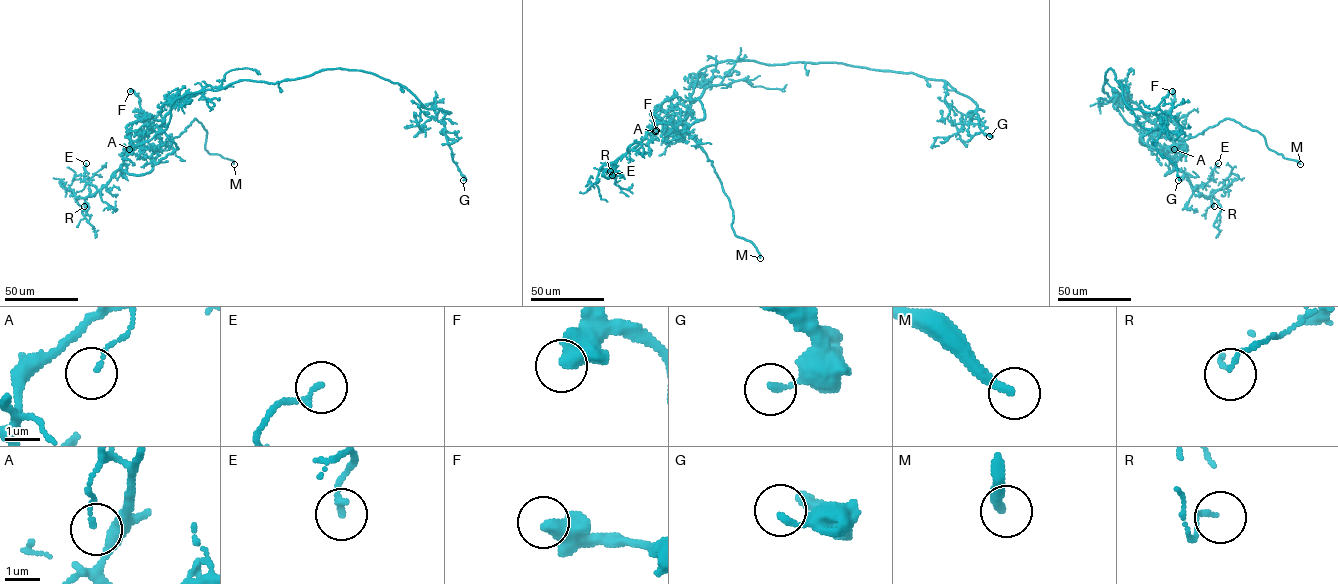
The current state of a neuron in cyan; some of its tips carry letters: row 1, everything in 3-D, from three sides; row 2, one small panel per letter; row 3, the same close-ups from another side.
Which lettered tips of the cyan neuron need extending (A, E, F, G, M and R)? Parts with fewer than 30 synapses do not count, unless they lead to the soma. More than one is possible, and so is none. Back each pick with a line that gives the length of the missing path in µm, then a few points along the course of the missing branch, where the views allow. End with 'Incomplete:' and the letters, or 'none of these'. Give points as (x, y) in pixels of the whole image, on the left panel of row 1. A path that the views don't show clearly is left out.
M: missing 25 µm; course (234, 164), (234, 151), (225, 139)
Incomplete: M

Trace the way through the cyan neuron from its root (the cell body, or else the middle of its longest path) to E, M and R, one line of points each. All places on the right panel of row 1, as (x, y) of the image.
E: (1105, 83), (1103, 91), (1142, 140), (1175, 164), (1165, 175), (1180, 170), (1196, 189), (1218, 163)
M: (1105, 83), (1114, 102), (1136, 103), (1175, 145), (1230, 119), (1300, 164)
R: (1105, 83), (1103, 91), (1142, 132), (1142, 140), (1160, 148), (1175, 164), (1165, 175), (1180, 170), (1214, 206)

